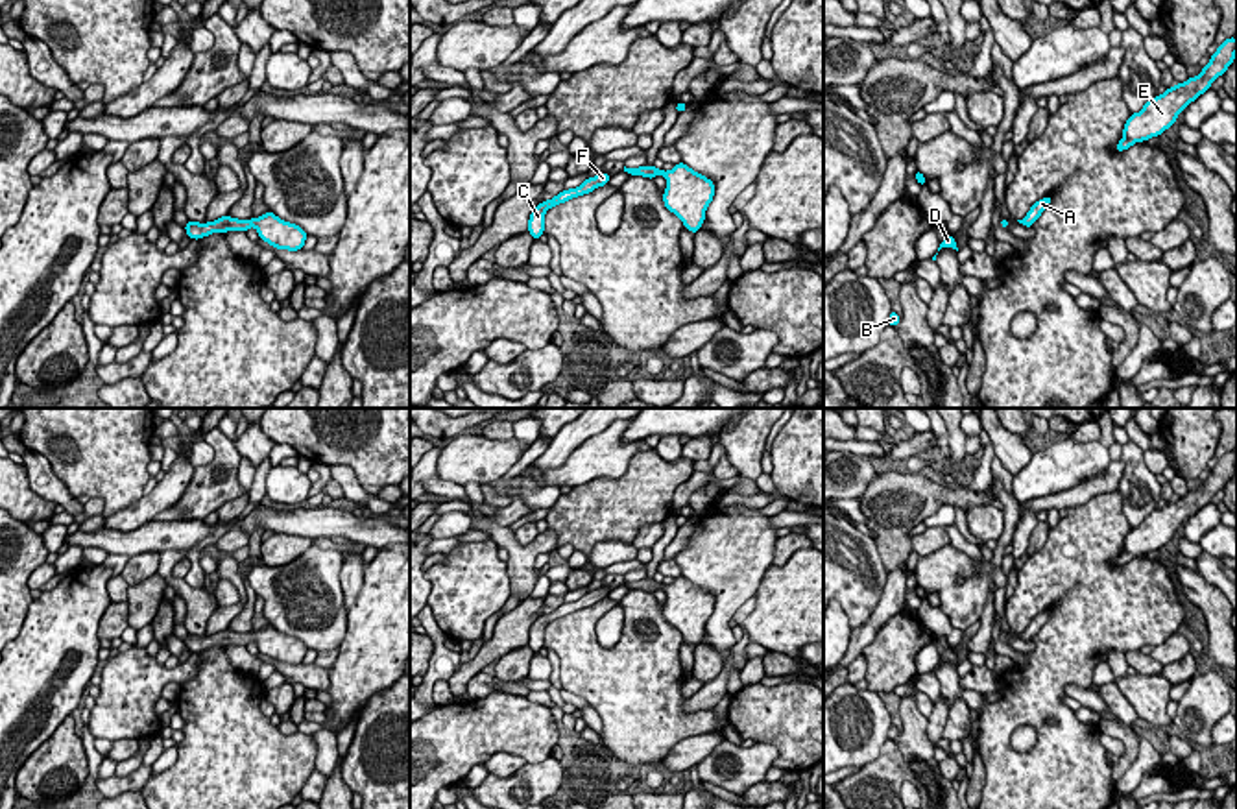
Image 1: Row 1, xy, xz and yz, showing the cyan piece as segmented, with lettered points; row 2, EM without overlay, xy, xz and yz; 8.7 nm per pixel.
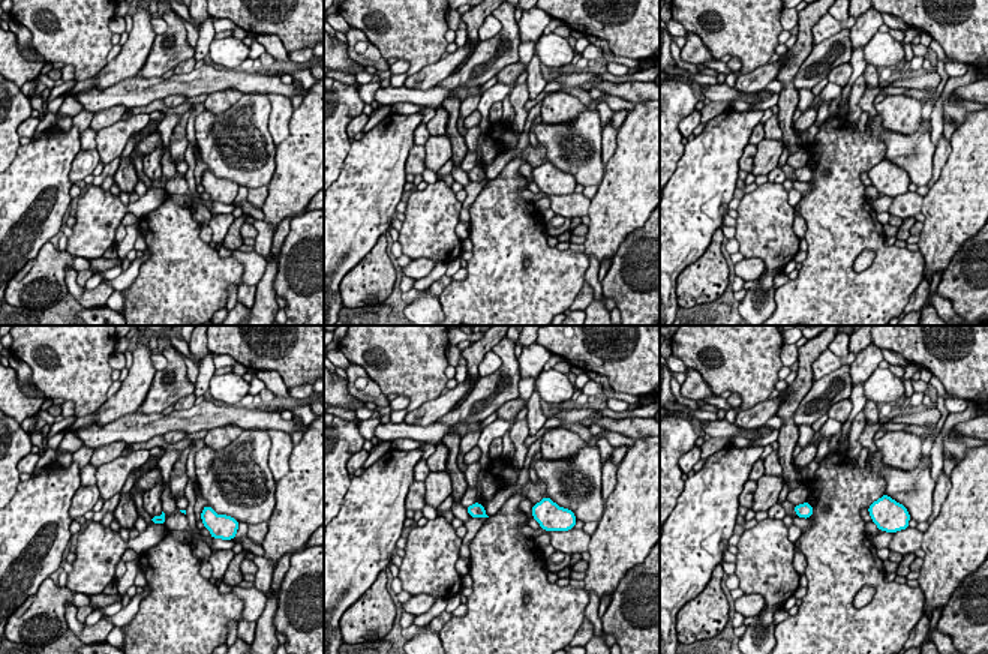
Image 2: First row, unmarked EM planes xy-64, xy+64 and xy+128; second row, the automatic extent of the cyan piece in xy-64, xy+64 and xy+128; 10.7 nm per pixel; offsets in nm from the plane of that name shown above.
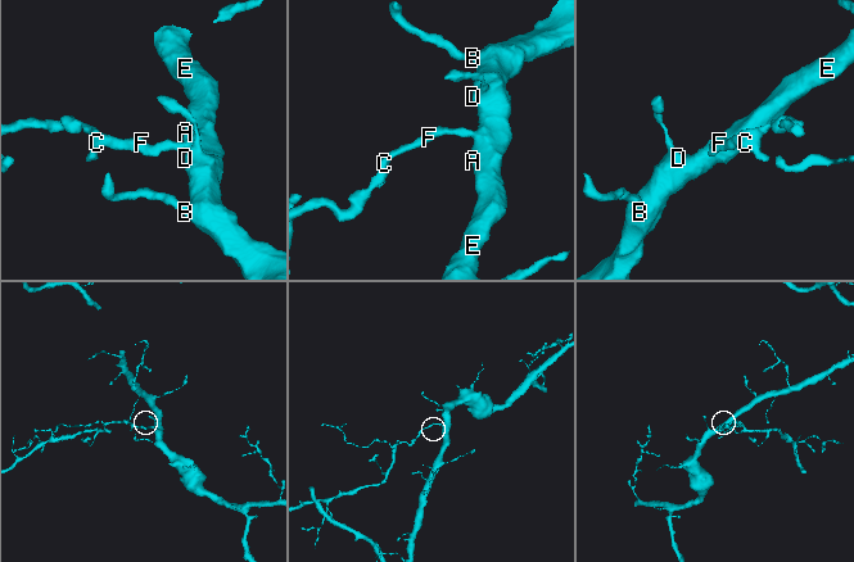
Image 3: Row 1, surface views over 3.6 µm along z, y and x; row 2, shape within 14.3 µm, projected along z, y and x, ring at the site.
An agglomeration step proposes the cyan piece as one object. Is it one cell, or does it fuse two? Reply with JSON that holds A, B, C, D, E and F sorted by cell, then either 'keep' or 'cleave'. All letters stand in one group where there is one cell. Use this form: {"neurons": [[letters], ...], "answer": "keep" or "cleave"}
{"neurons": [["A", "B", "C", "D", "E", "F"]], "answer": "keep"}

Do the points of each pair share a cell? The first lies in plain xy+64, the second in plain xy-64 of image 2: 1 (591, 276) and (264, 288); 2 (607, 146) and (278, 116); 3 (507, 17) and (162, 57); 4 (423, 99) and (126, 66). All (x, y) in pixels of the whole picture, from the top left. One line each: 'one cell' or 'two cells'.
1: two cells
2: one cell
3: one cell
4: two cells

